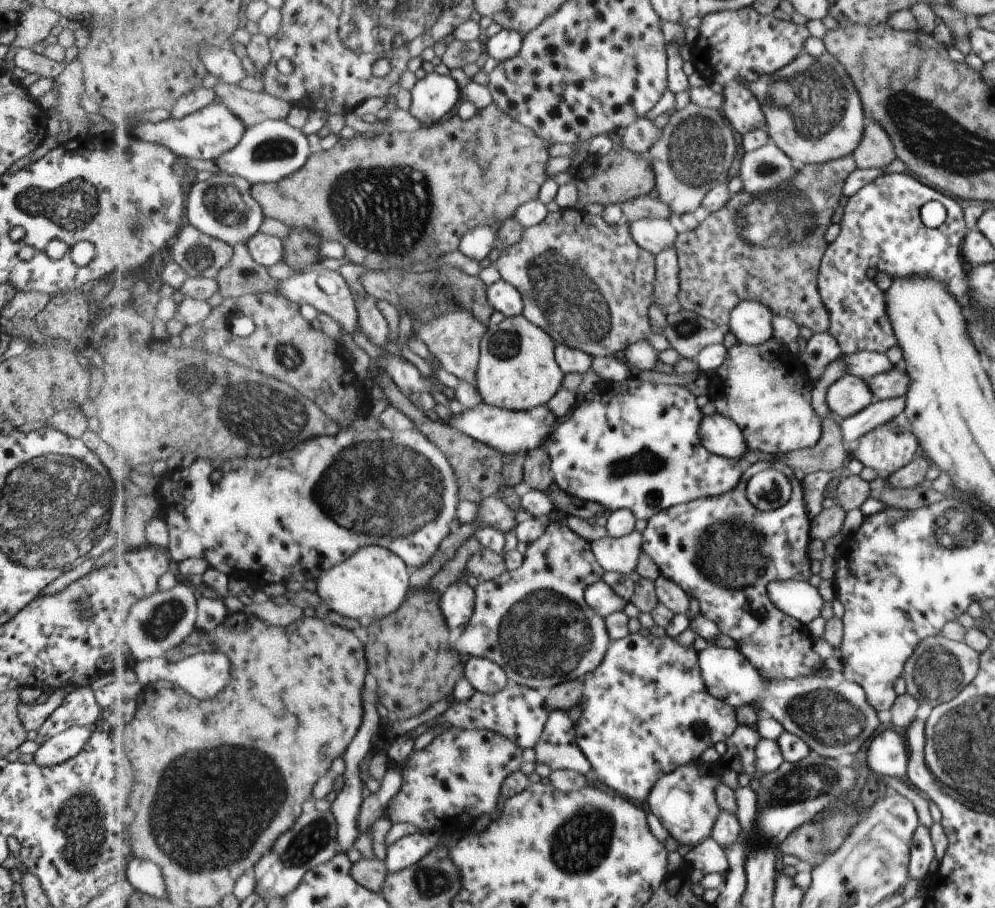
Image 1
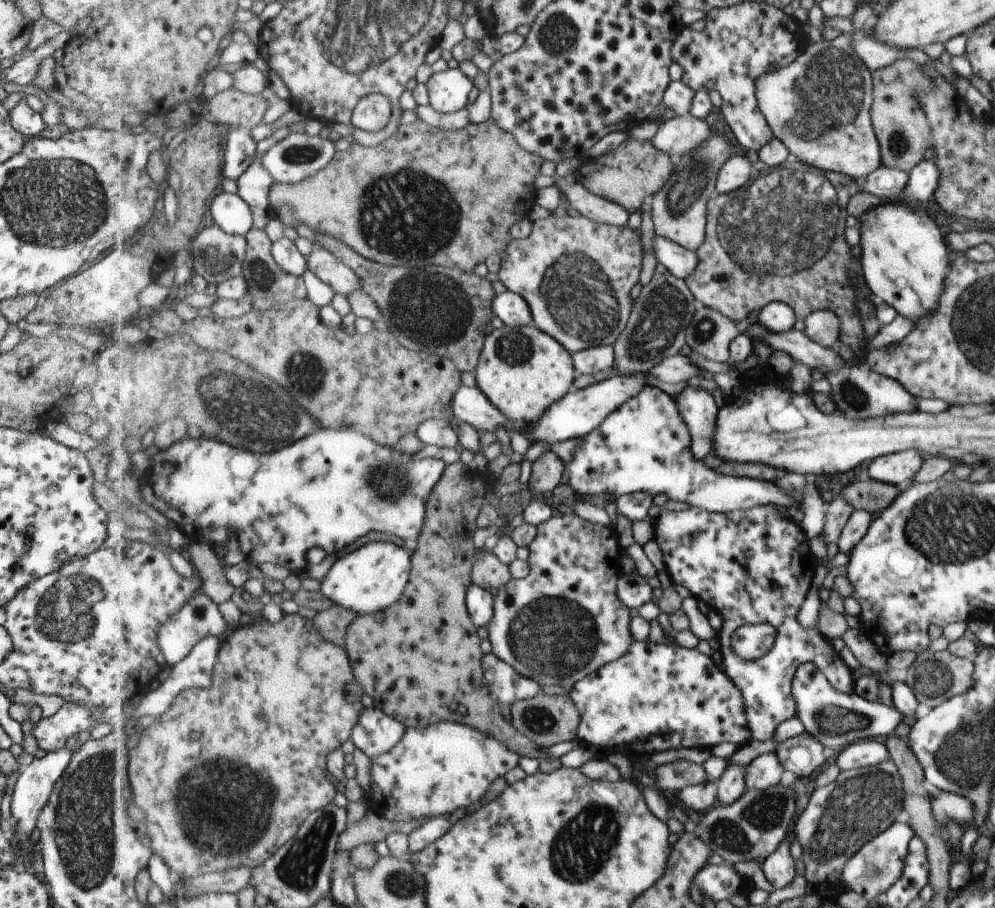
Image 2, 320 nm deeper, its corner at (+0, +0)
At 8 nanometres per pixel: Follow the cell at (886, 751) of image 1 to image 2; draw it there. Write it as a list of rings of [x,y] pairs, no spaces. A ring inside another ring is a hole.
[[[861,740],[859,744],[855,742],[851,747],[843,748],[843,752],[838,752],[835,765],[840,771],[847,771],[876,766],[887,759],[885,744],[877,740]]]

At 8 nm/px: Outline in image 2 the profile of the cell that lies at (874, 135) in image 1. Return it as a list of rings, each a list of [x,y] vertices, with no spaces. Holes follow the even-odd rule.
[[[897,60],[885,68],[871,72],[873,104],[869,110],[873,133],[879,146],[881,165],[909,173],[923,158],[931,134],[929,121],[917,102],[917,92],[929,92],[931,80],[923,74],[921,65],[909,60]]]

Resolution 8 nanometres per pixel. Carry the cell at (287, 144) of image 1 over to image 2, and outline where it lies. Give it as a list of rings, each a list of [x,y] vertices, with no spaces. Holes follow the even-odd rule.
[[[290,132],[283,140],[267,148],[261,162],[265,170],[273,176],[274,181],[282,184],[298,184],[326,168],[337,152],[335,144],[329,139],[309,136],[305,132]]]

